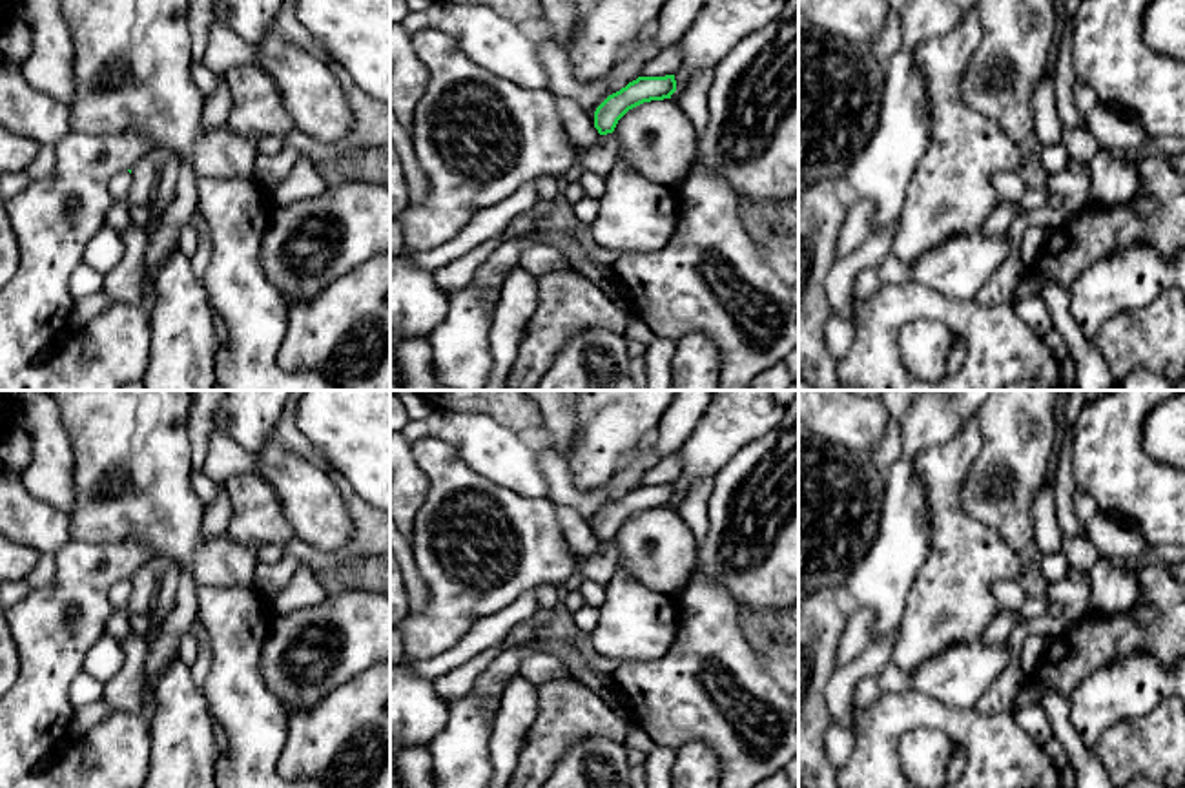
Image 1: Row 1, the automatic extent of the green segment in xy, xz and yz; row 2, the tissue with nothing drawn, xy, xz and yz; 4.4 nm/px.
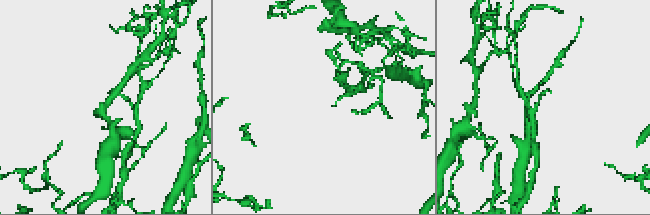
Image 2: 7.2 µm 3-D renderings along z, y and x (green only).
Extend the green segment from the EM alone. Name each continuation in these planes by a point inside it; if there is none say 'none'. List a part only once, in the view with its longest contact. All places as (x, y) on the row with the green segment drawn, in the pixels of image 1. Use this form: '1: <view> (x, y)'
none

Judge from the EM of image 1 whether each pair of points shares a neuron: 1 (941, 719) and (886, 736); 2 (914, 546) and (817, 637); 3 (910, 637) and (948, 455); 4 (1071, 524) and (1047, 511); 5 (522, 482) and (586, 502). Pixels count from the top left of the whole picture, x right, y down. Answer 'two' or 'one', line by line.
1: one
2: two
3: one
4: two
5: two

